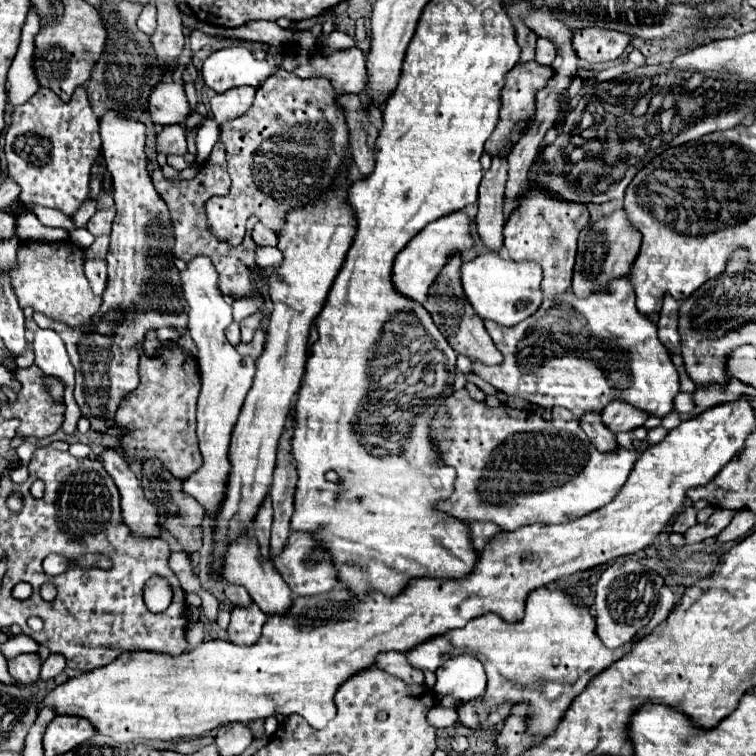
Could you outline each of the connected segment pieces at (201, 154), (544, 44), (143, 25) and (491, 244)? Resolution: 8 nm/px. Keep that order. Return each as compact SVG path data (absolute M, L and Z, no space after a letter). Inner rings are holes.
M207 118L201 126L201 130L197 132L197 154L195 154L197 166L201 166L209 158L215 142L219 140L219 134L221 134L219 124L213 118Z
M539 38L535 48L535 62L541 66L551 66L553 60L555 60L555 46L549 40Z
M145 4L143 12L137 18L137 28L143 30L147 36L151 36L155 32L157 26L157 8L153 4Z
M507 154L493 156L491 168L483 174L479 184L477 206L479 212L475 216L477 234L485 248L501 250L503 248L503 192L507 182Z

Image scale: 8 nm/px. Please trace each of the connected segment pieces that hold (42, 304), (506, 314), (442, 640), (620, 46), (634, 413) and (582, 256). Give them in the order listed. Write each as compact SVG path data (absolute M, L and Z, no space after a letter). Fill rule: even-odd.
M73 242L55 244L21 244L17 252L17 264L11 272L13 292L19 298L19 306L31 306L35 312L45 314L51 320L63 322L71 328L81 328L97 314L101 300L91 292L83 274L81 248ZM65 246L65 252L63 252Z
M485 252L475 256L471 262L465 262L461 266L461 286L465 290L467 300L471 302L473 310L483 318L483 320L493 320L501 326L515 326L521 320L529 318L539 304L543 302L543 294L541 294L541 266L537 262L515 262L509 258L503 258L499 252Z
M537 588L527 596L525 616L521 622L505 622L497 614L477 616L467 622L465 628L449 630L441 636L433 636L419 646L411 648L405 656L413 668L431 670L439 668L445 660L457 654L469 653L476 656L484 666L487 687L483 703L489 708L499 708L503 704L527 702L529 714L525 718L525 732L537 742L545 740L555 732L563 714L571 702L585 690L587 682L603 672L609 664L623 658L647 632L661 624L675 606L675 598L669 588L659 593L654 614L647 626L643 626L631 642L609 650L597 636L597 624L591 610L579 604L579 596L569 594L563 588ZM565 696L565 702L557 702Z
M583 28L573 34L573 48L585 62L611 62L617 60L629 46L631 36L605 28Z
M613 400L603 412L601 412L601 418L603 418L603 424L619 434L619 432L631 432L639 426L645 424L647 416L645 412L641 412L639 408L633 408L631 404L625 404L621 400Z
M617 210L599 222L593 222L589 230L583 230L579 234L579 252L573 272L573 294L577 298L587 298L599 290L603 290L611 278L623 278L627 276L641 244L641 234L629 226L625 212Z

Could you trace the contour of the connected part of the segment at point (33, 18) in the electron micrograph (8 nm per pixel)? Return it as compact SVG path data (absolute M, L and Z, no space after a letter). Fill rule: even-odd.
M33 8L27 14L27 22L21 32L21 44L15 54L15 60L9 68L9 102L11 104L23 104L23 100L29 100L39 88L39 80L33 68L33 54L35 54L35 36L41 30L41 20L33 12Z

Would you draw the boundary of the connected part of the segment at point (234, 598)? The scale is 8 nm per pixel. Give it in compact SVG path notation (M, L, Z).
M227 584L225 596L231 600L233 606L251 606L253 604L253 598L249 596L249 592L243 586L237 586L237 584Z

